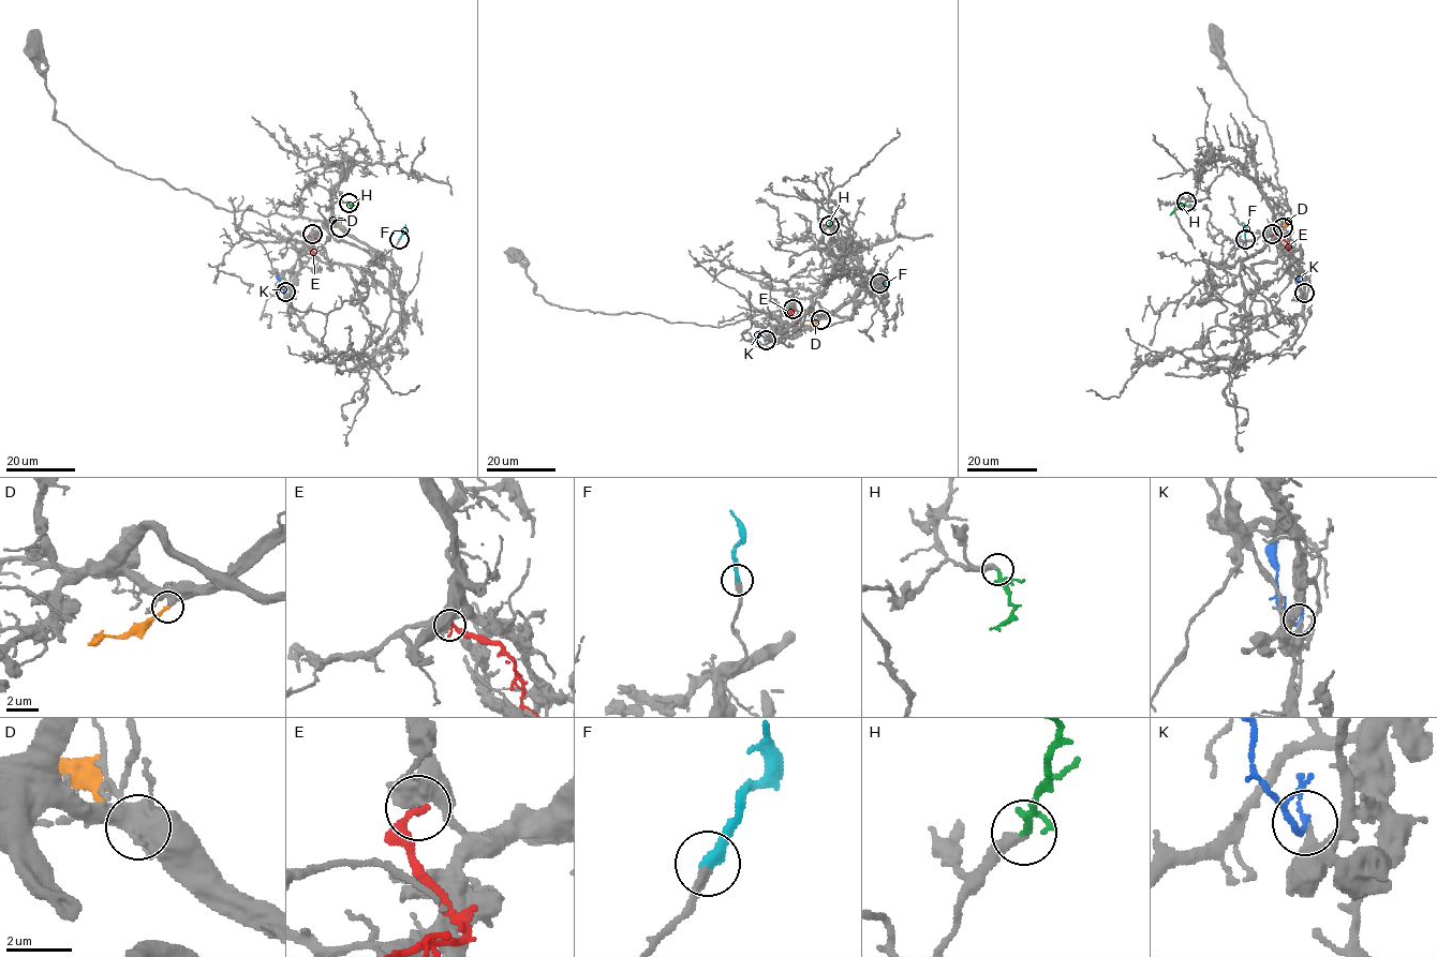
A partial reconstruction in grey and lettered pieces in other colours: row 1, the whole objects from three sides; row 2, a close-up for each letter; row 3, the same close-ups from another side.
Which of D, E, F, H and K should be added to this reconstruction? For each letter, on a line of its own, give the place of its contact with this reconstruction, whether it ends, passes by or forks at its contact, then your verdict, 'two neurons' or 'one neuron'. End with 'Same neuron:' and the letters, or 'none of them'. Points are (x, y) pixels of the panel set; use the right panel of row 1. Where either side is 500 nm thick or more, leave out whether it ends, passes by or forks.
D: meets grey at (1283, 227); two neurons
E: meets grey at (1272, 234); two neurons
F: meets grey at (1245, 239); it ends there; one neuron
H: meets grey at (1186, 202); it passes by; one neuron
K: meets grey at (1304, 293); it passes by; two neurons
Same neuron: F, H

